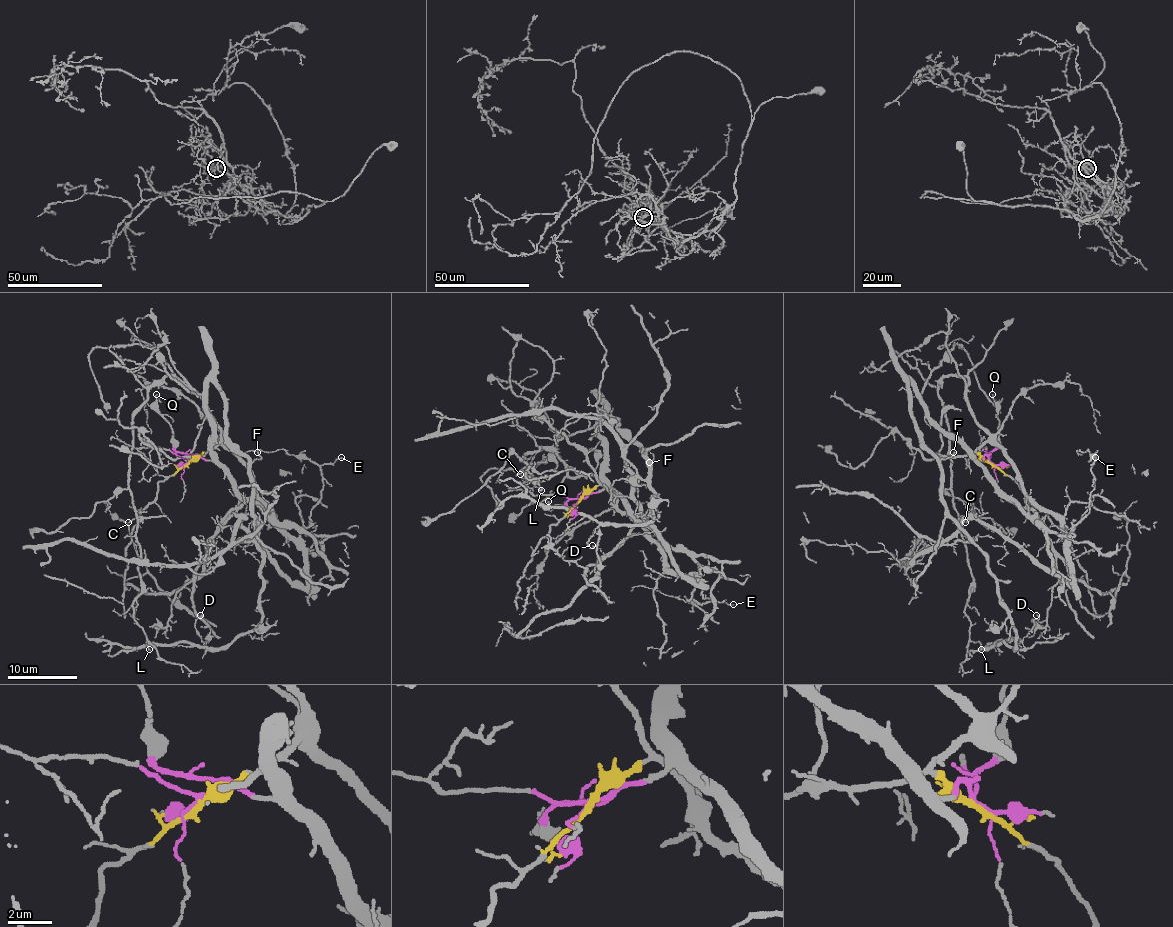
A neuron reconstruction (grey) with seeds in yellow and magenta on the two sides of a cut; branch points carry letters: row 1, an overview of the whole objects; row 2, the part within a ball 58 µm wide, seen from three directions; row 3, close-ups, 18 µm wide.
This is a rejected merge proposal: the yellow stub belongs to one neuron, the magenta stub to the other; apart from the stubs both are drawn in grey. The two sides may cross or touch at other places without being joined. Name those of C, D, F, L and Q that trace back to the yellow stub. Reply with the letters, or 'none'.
C, L

